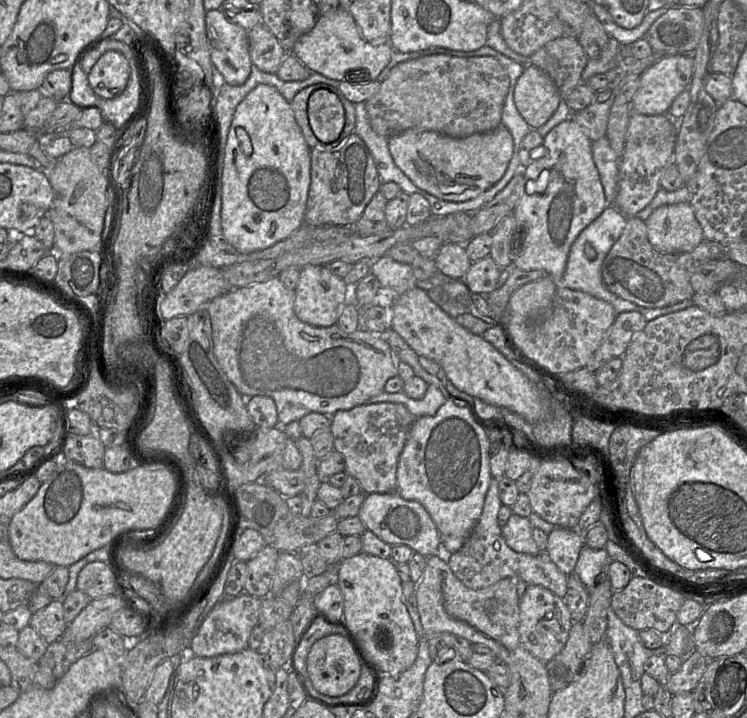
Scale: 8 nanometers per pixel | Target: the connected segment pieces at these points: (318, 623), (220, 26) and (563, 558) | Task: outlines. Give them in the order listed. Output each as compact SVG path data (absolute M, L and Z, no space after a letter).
M318 618L310 627L306 635L302 638L296 654L295 654L295 666L298 675L301 677L307 691L313 695L306 686L304 678L309 678L306 668L306 658L311 646L320 638L328 635L342 635L346 637L345 630L336 624L329 622L326 618Z
M221 10L206 11L205 24L219 81L242 85L252 68L247 31L228 21Z
M555 527L548 535L545 553L568 576L574 572L583 546L583 533L576 529Z

